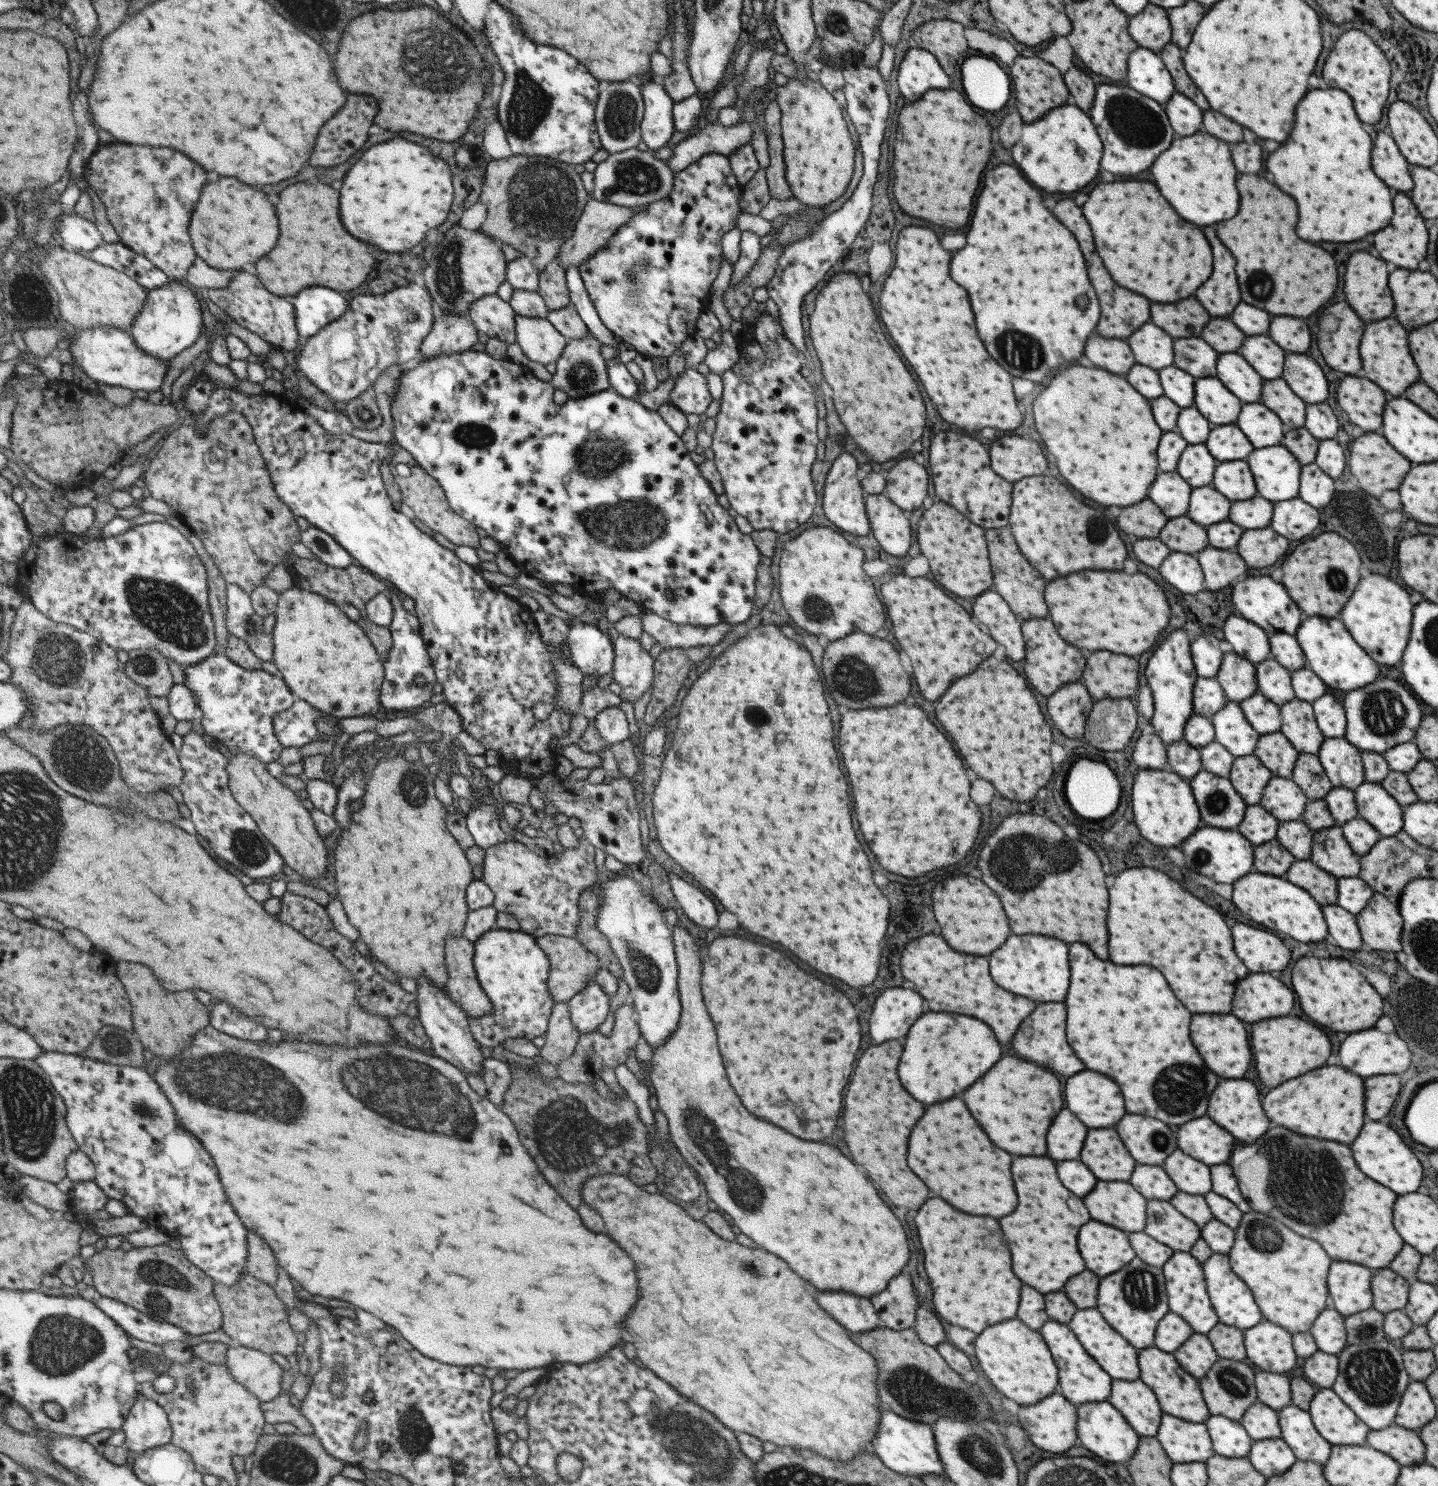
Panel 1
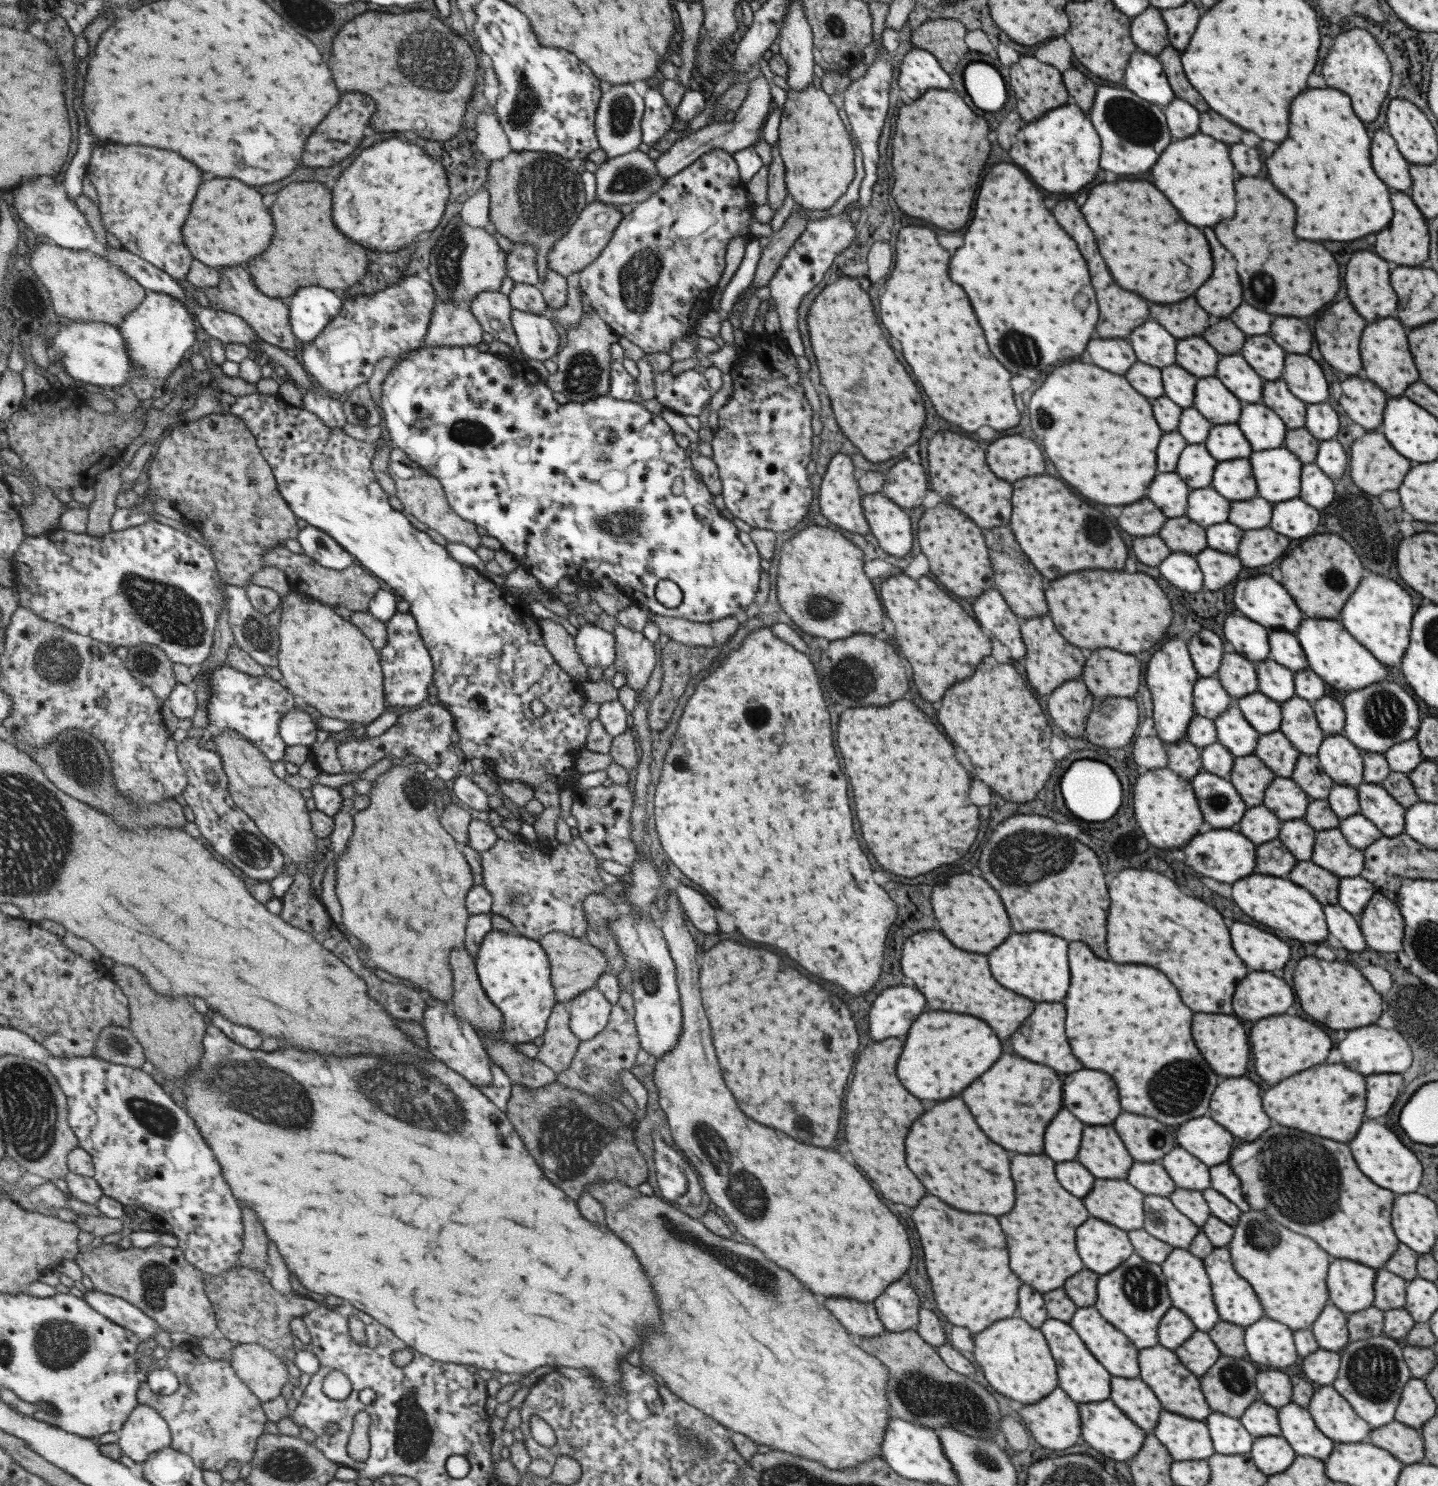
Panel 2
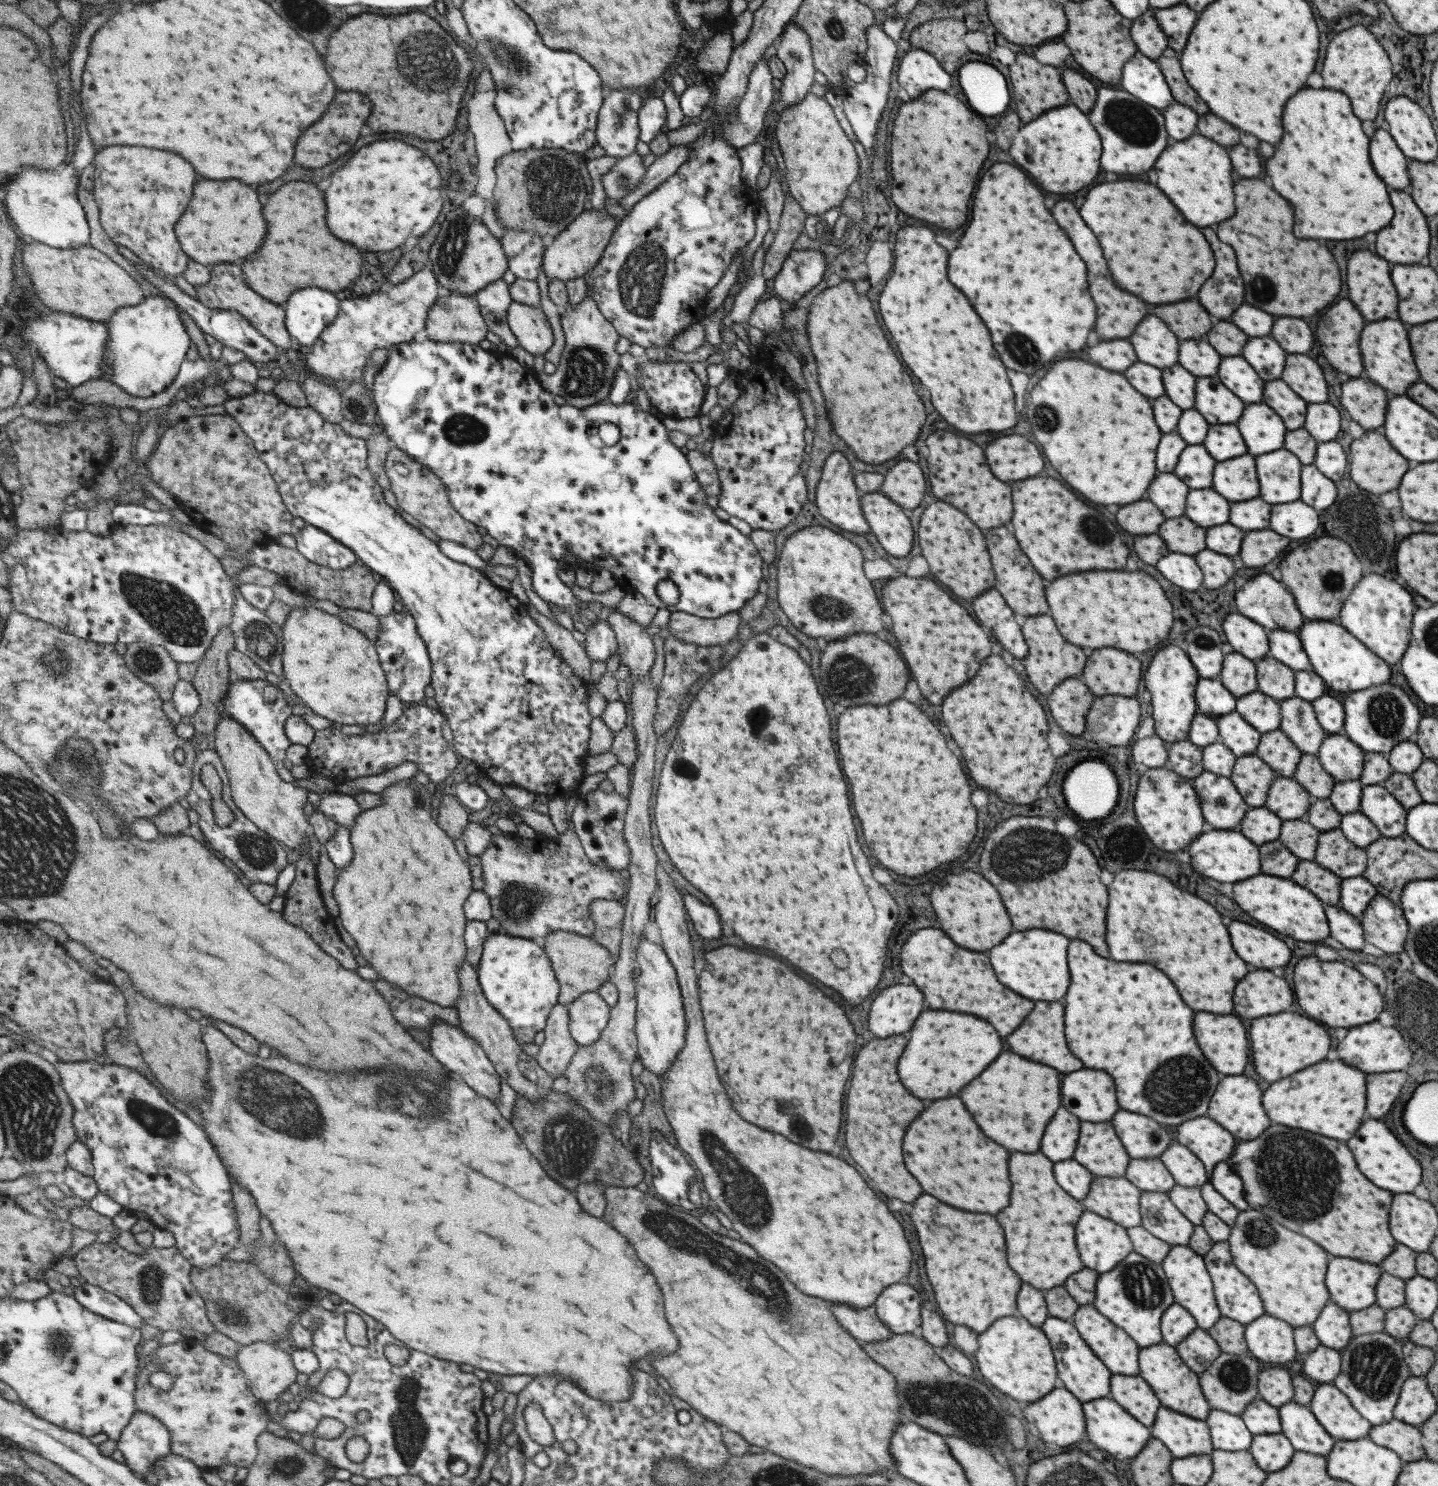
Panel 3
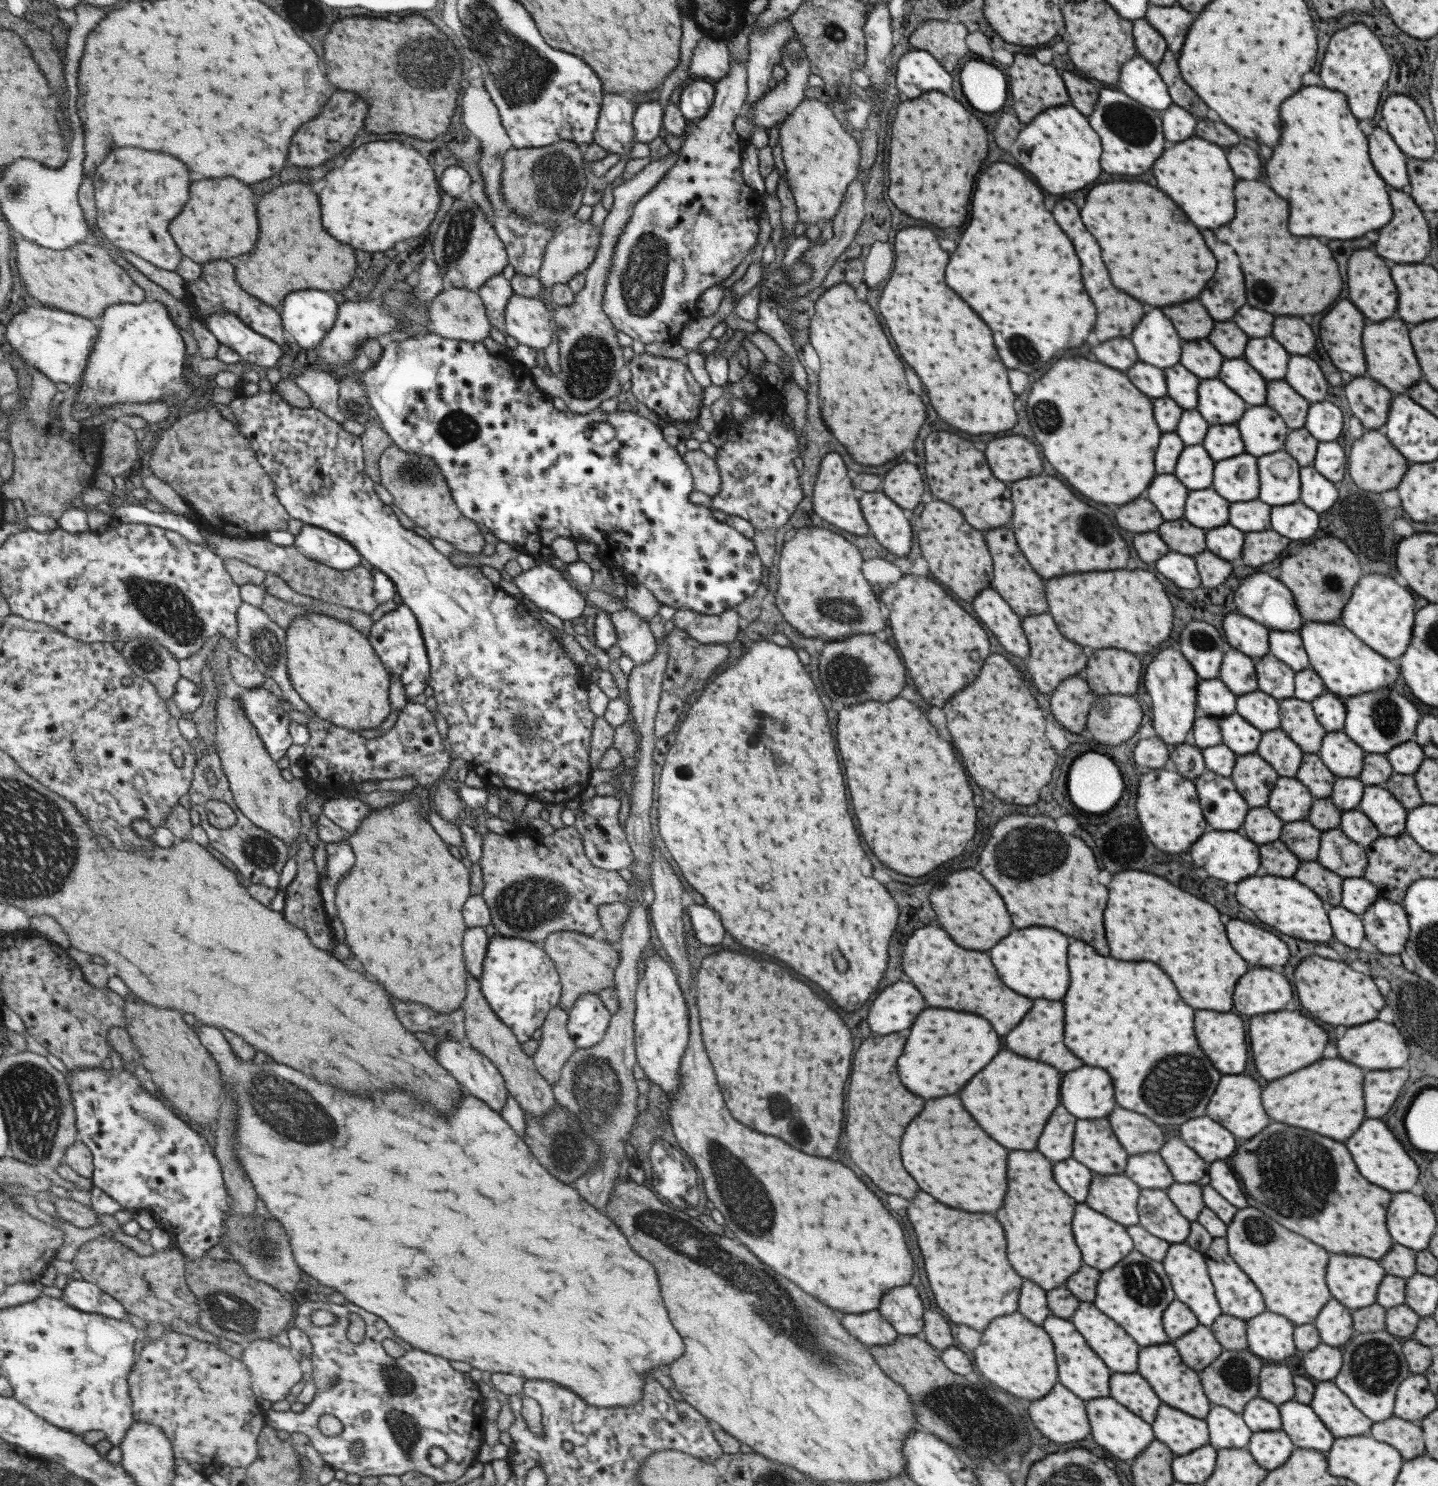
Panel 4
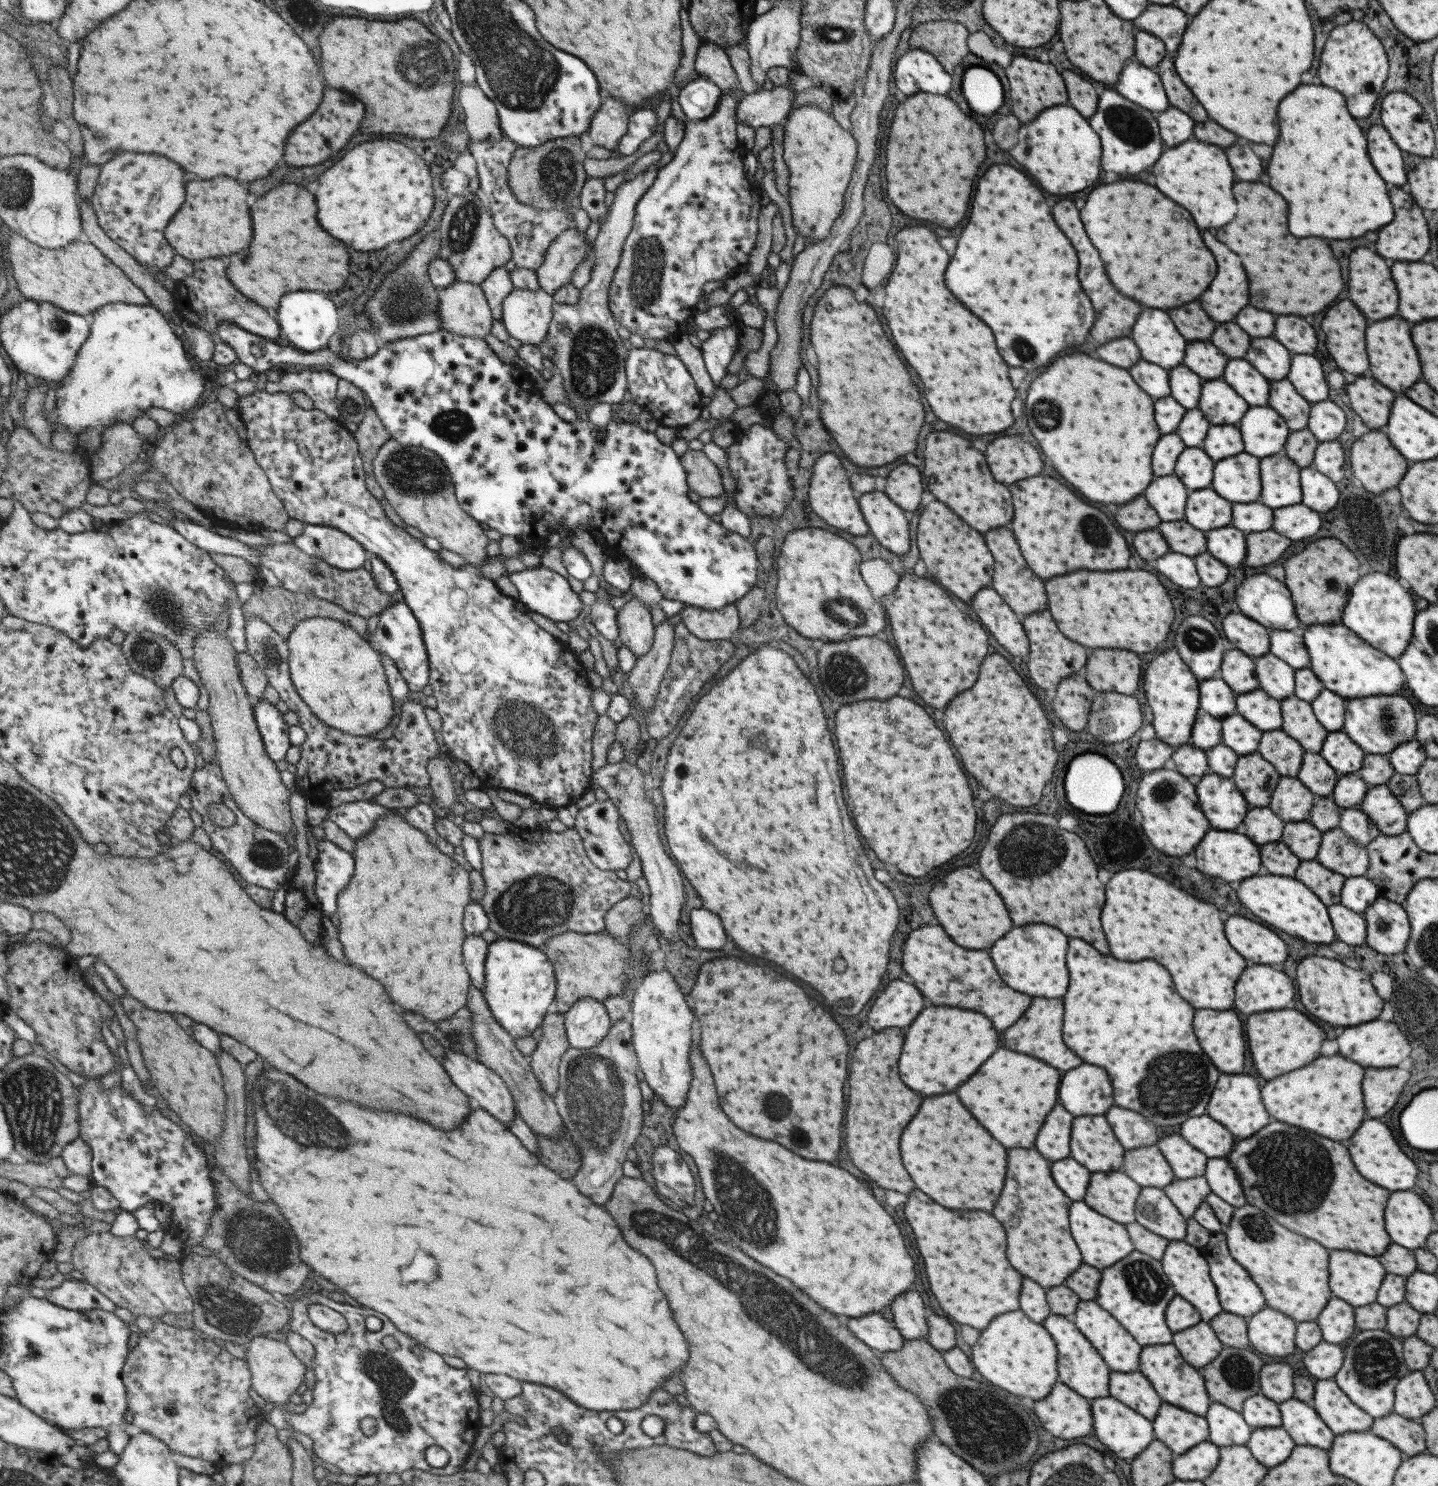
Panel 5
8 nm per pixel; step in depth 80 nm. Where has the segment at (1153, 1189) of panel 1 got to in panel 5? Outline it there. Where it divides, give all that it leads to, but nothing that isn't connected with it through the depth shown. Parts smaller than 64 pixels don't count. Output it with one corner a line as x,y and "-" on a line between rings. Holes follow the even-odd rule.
1156,1145
1127,1150
1120,1171
1140,1187
1162,1189
1174,1179
1168,1162

